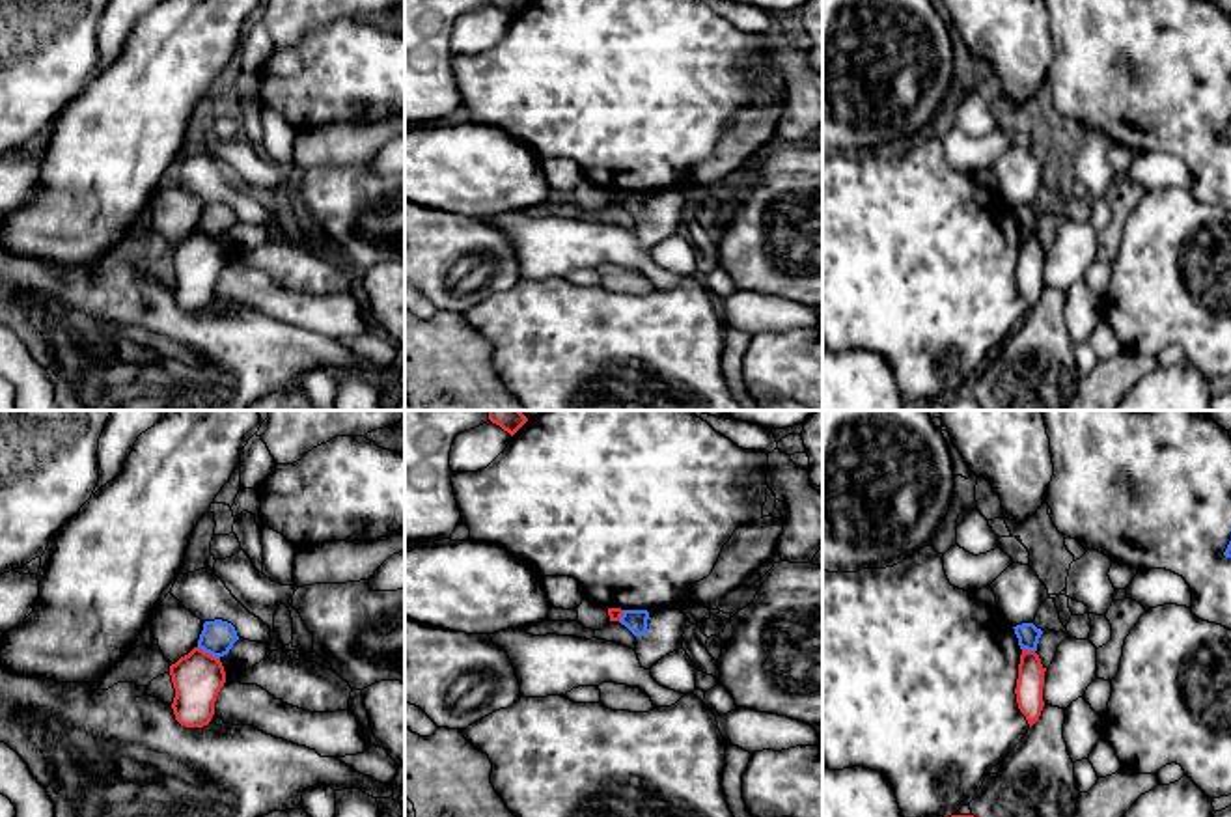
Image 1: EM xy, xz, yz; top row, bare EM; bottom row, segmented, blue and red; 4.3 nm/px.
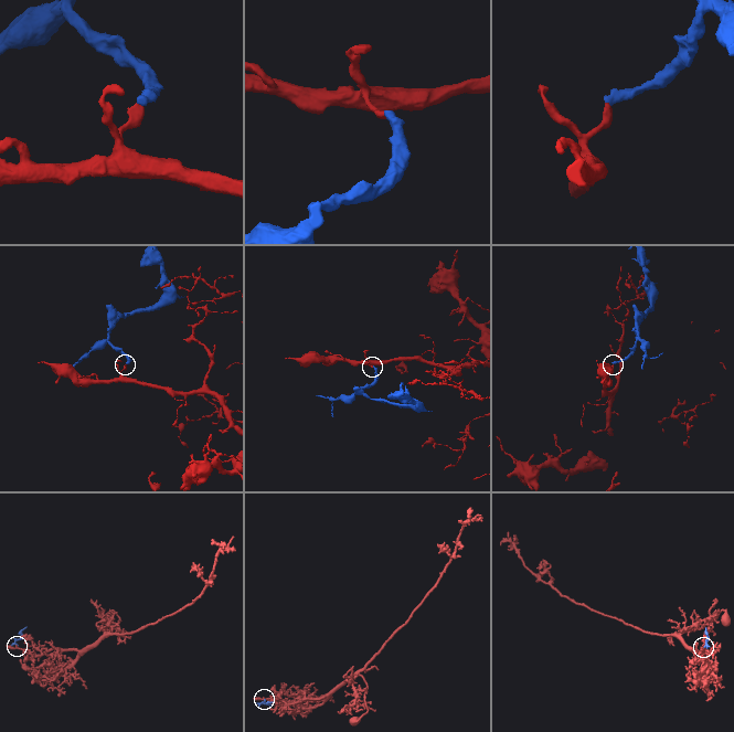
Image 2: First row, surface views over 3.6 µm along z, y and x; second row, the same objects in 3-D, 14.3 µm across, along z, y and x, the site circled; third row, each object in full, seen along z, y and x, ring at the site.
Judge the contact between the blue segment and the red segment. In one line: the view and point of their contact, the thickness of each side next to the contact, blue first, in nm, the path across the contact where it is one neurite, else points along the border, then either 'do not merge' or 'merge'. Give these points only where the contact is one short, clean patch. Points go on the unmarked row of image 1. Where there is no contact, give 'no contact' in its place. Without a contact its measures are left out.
meets blue in xy at (209, 235); 150 nm thick on the blue side, 220 nm on the other; border along xy (198, 228), (219, 241); do not merge

